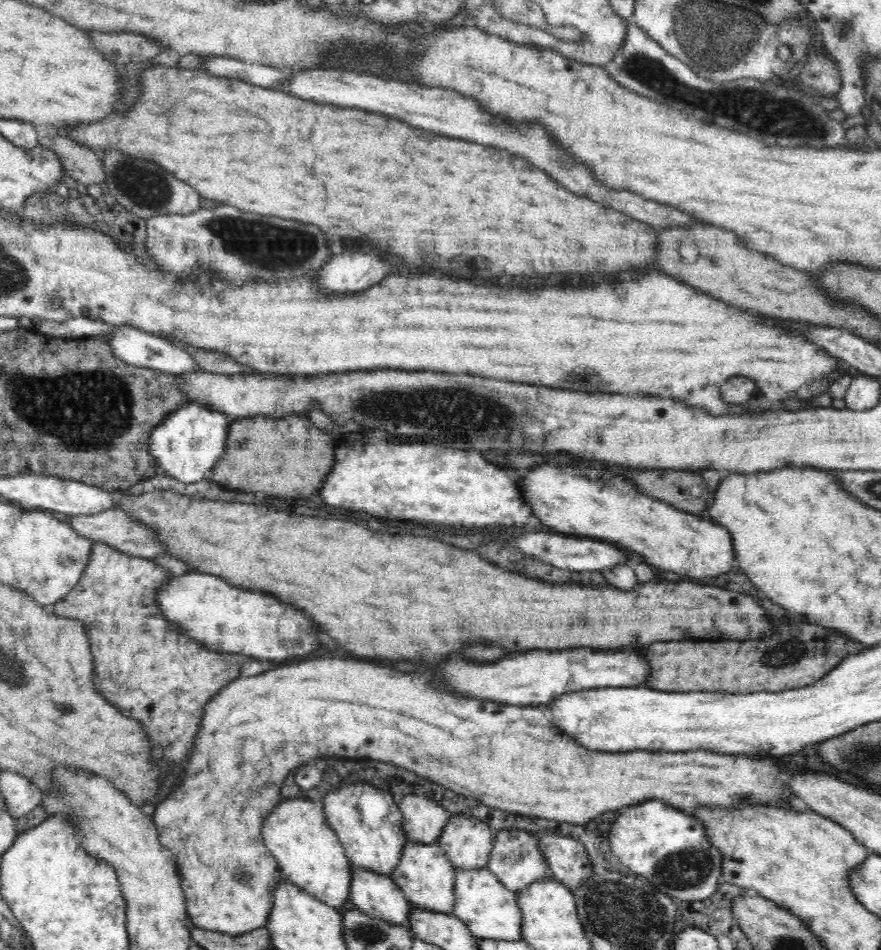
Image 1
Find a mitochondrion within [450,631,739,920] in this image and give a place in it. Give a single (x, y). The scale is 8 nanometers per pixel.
(685, 869)

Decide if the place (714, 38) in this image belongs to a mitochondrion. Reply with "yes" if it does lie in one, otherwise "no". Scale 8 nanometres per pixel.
yes

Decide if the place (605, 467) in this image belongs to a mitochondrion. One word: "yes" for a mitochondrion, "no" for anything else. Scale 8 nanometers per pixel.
no

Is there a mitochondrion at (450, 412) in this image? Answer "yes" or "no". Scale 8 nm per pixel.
yes

